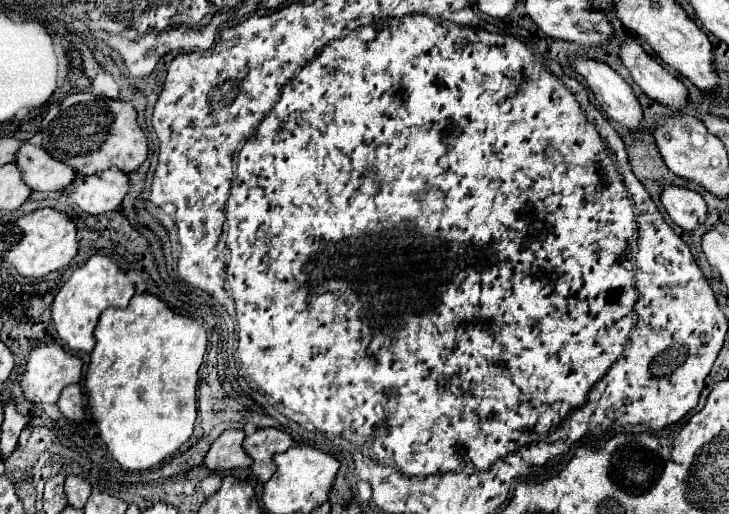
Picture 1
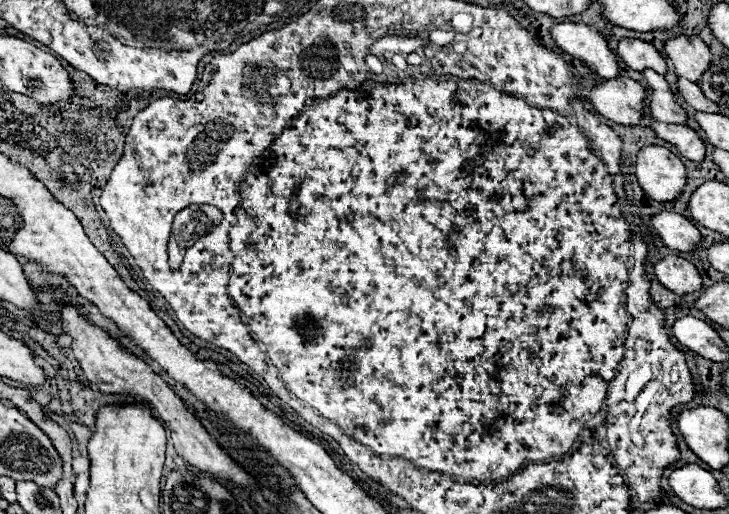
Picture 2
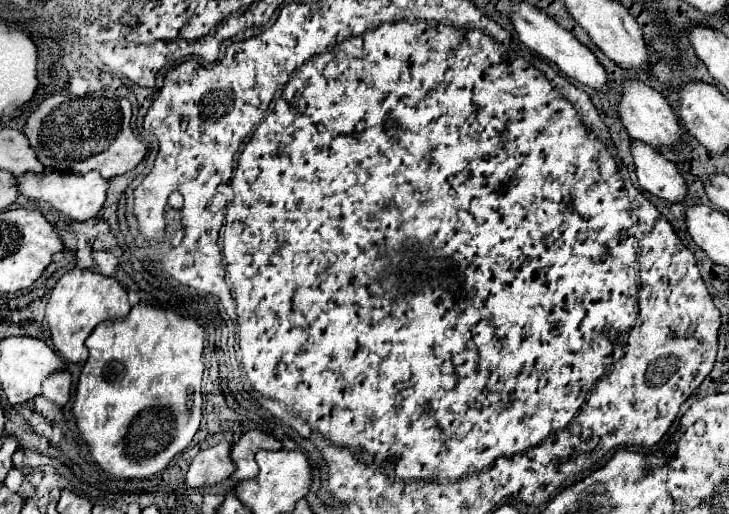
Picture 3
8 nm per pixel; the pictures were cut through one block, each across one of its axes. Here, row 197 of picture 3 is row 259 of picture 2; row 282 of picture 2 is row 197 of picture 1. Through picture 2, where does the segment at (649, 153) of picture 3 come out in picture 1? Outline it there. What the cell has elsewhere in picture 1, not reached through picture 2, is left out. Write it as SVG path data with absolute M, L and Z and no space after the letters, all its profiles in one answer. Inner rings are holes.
M662 186L660 200L672 222L684 232L692 232L706 222L706 202L698 192L680 186Z

